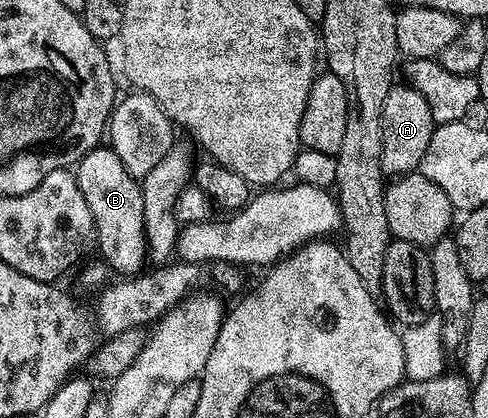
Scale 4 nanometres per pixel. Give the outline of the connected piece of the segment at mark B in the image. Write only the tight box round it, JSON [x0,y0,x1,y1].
[74,144,148,276]

